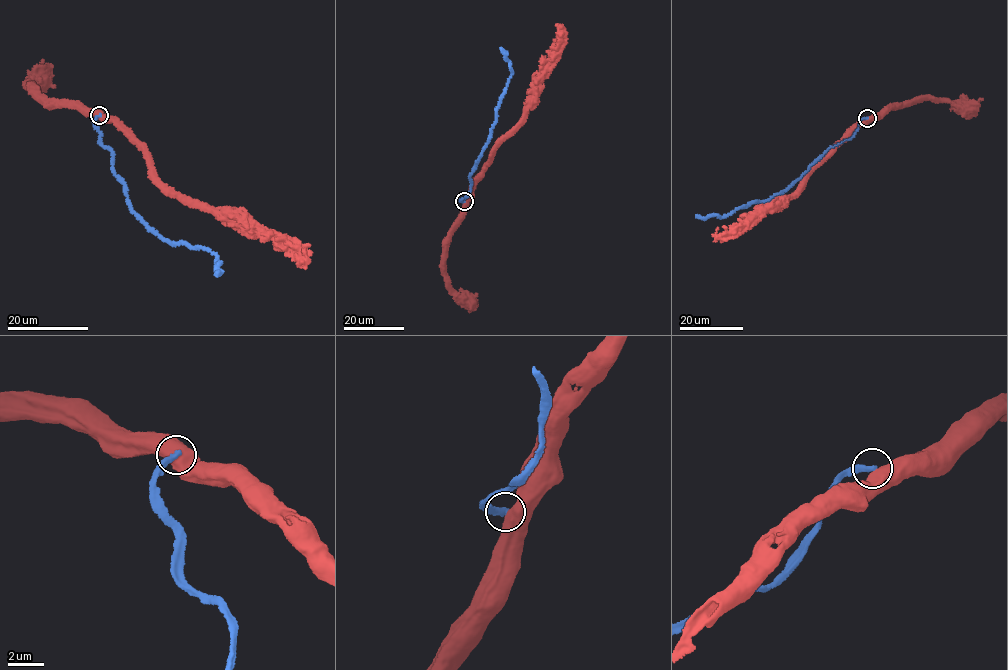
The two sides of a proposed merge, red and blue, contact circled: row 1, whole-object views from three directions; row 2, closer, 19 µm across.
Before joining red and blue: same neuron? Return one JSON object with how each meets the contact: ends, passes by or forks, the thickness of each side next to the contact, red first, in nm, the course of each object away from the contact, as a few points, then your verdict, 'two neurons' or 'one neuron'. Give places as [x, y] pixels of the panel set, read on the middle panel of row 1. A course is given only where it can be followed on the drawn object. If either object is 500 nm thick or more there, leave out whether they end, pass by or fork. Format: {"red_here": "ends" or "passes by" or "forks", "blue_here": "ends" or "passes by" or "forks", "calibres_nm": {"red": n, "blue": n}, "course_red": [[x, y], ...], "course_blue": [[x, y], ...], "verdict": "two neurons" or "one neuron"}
{"calibres_nm": {"red": 700, "blue": 360}, "course_red": [[464, 202], [492, 151], [531, 104], [541, 70], [560, 42], [562, 26], [556, 25]], "course_blue": [[464, 201], [460, 200], [469, 192], [469, 177], [489, 139], [495, 110], [511, 75], [510, 64], [500, 48]], "verdict": "two neurons"}

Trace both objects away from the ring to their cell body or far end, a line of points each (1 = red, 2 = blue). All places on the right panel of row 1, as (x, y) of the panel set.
1: (868, 118), (847, 130), (784, 202), (755, 211), (750, 221), (733, 233), (717, 236), (718, 227)
2: (867, 118), (862, 120), (850, 138), (830, 147), (785, 191), (722, 216), (696, 215)

